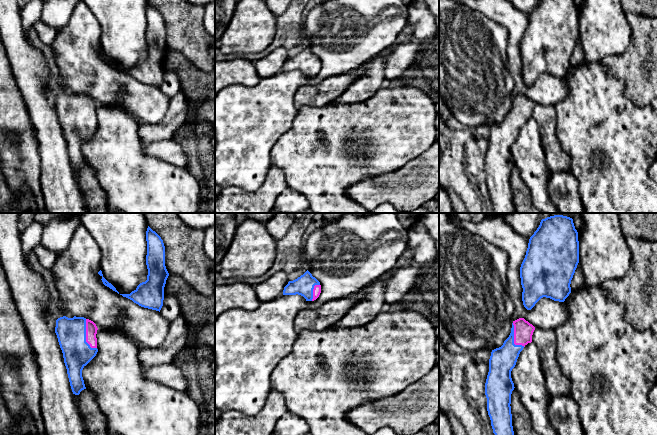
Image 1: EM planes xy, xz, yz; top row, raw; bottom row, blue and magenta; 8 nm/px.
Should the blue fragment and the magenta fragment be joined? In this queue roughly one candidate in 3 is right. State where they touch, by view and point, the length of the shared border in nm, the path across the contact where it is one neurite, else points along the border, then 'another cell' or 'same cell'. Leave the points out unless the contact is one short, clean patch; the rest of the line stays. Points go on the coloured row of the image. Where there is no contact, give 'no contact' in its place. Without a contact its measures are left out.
contact xy (85, 336); length 260 nm; same cell

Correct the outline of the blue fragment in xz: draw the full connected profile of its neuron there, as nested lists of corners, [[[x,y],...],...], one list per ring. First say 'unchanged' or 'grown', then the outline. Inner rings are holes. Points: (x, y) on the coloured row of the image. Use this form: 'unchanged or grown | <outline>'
grown | [[[307,270],[303,275],[289,281],[284,287],[283,295],[301,295],[306,301],[316,300],[321,293],[320,282]]]

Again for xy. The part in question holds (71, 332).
grown | [[[60,317],[56,320],[55,333],[63,353],[64,363],[73,394],[86,389],[83,368],[96,356],[97,326],[84,317]]]

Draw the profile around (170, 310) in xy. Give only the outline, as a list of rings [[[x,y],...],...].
[[[164,287],[164,300],[160,314],[169,322],[174,321],[180,314],[180,304],[178,299],[171,293],[168,293]]]

